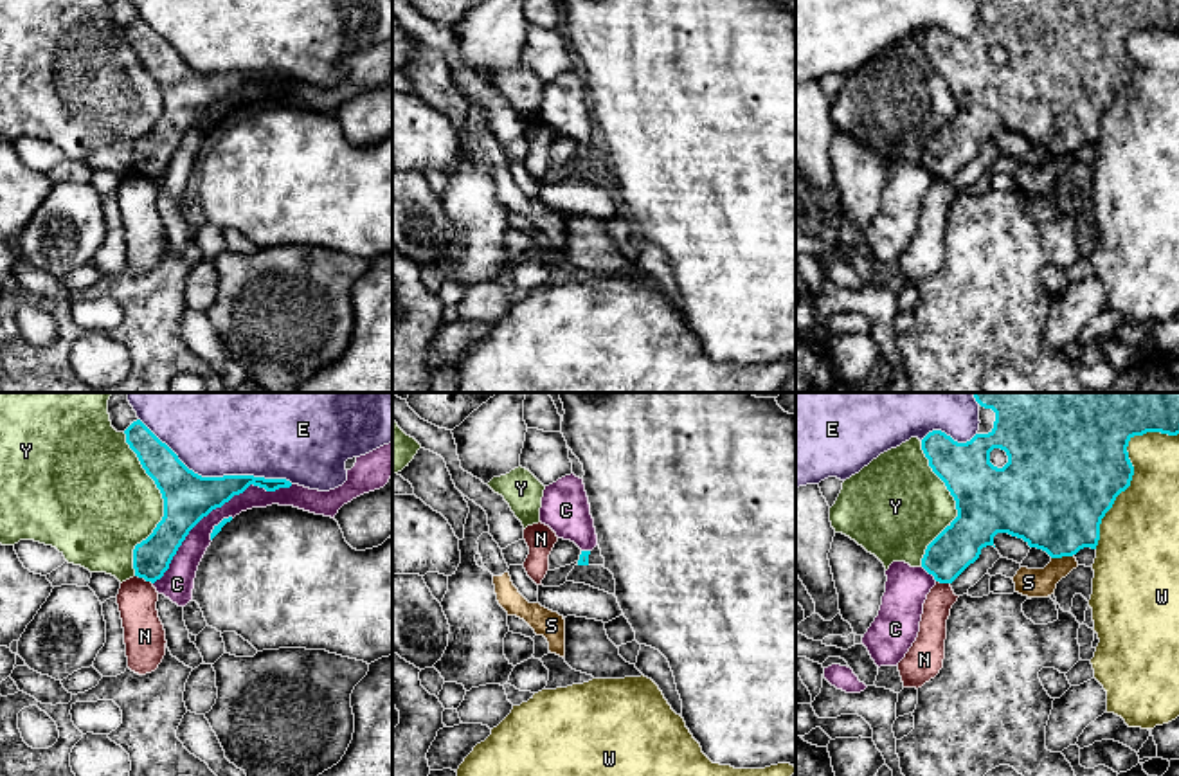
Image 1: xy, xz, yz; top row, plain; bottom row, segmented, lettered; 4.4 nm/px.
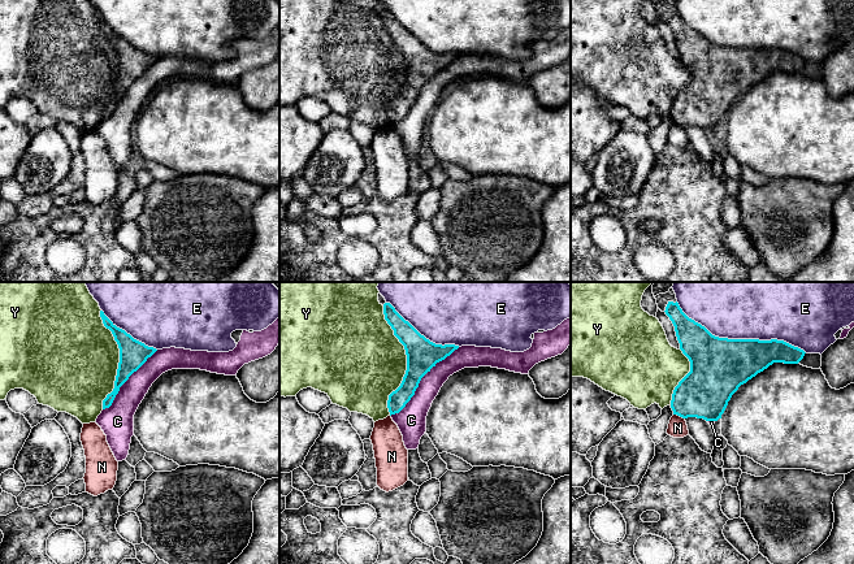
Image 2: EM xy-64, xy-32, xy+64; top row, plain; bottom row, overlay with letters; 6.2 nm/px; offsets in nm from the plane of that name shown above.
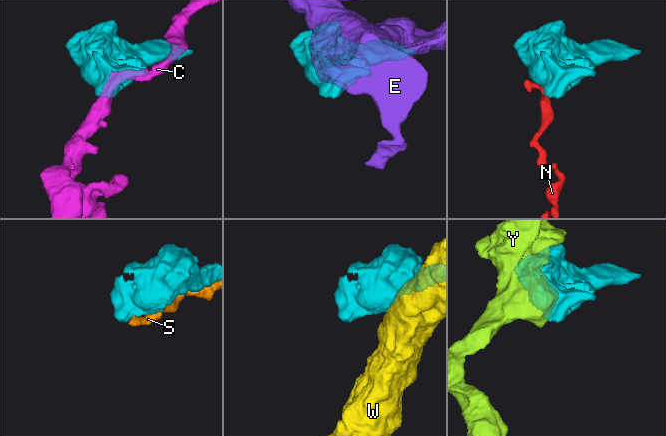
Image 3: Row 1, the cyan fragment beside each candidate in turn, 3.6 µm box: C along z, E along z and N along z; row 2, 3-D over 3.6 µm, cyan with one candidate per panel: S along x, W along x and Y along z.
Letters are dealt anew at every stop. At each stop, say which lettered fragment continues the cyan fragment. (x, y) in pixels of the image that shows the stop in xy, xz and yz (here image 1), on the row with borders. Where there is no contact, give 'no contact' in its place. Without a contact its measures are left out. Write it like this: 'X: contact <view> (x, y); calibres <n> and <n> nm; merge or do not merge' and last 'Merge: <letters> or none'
C: contact xy (215, 508); calibres 220 and 120 nm; do not merge
E: contact xy (216, 478); calibres 220 and 480 nm; do not merge
N: contact xy (144, 578); calibres 170 and 180 nm; do not merge
S: contact yz (1061, 557); calibres 440 and 130 nm; do not merge
W: contact yz (1133, 470); calibres 460 and 320 nm; do not merge
Y: contact xy (164, 505); calibres 220 and 440 nm; do not merge
Merge: none

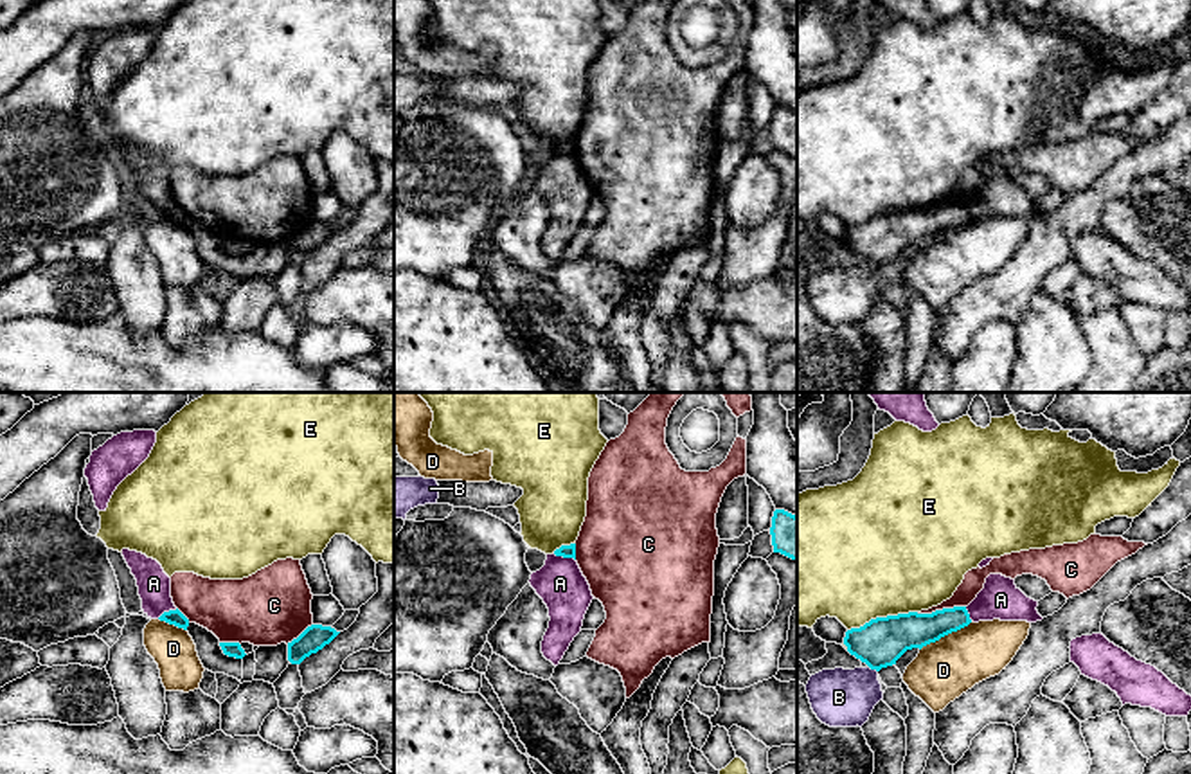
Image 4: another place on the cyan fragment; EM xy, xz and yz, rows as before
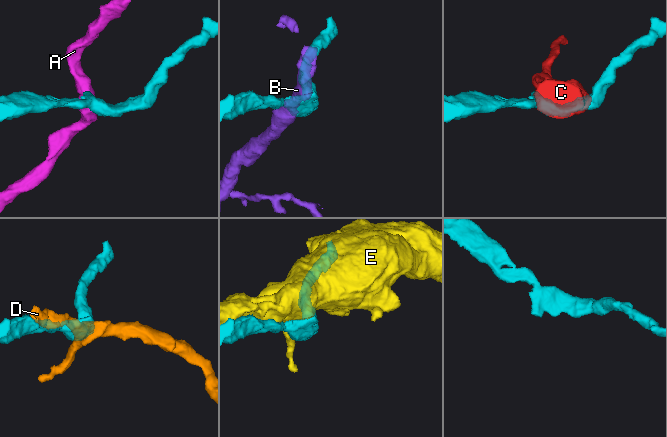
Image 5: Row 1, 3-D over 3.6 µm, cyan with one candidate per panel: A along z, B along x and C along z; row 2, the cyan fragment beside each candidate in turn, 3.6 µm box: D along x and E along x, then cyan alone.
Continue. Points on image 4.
A: contact xz (564, 557); calibres 60 and 220 nm; do not merge
B: contact yz (873, 668); calibres 220 and 260 nm; do not merge
C: contact yz (940, 611); calibres 180 and 100 nm; do not merge
D: contact yz (945, 634); calibres 190 and 260 nm; do not merge
E: contact yz (882, 618); calibres 220 and 480 nm; do not merge
Merge: none

